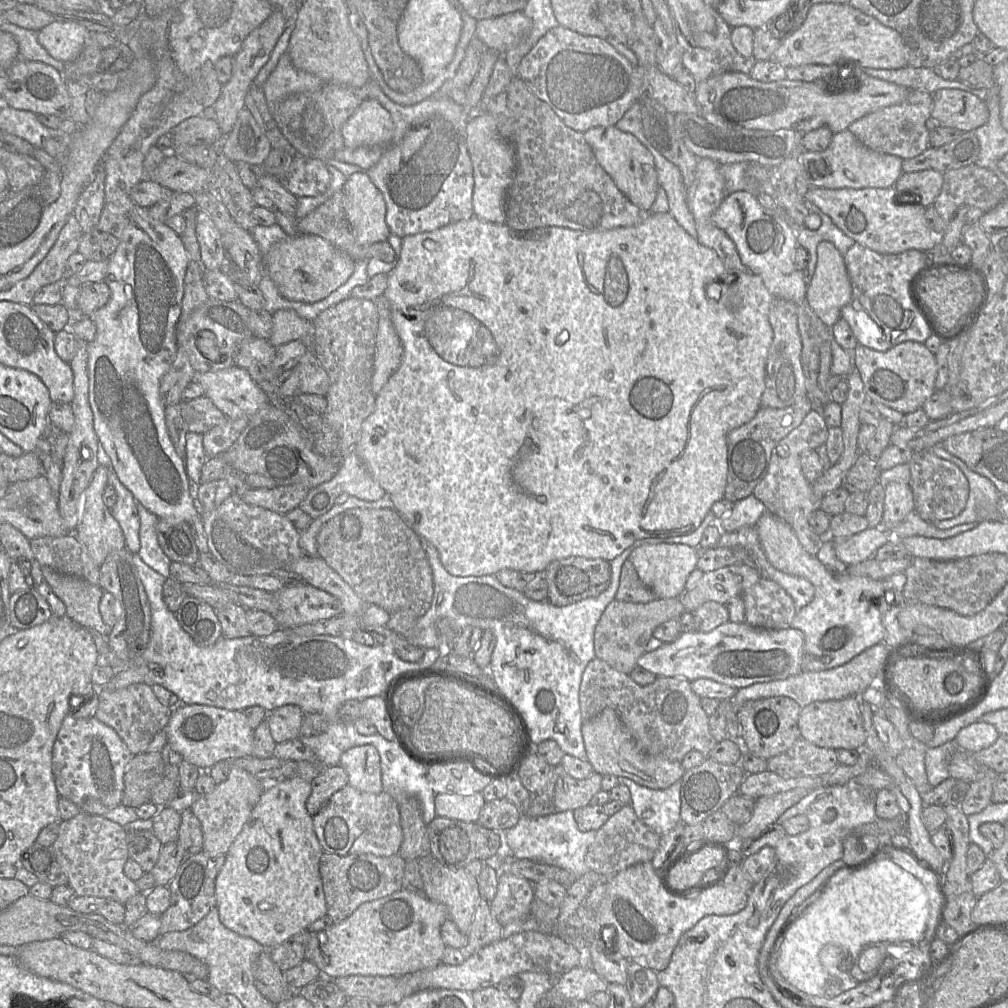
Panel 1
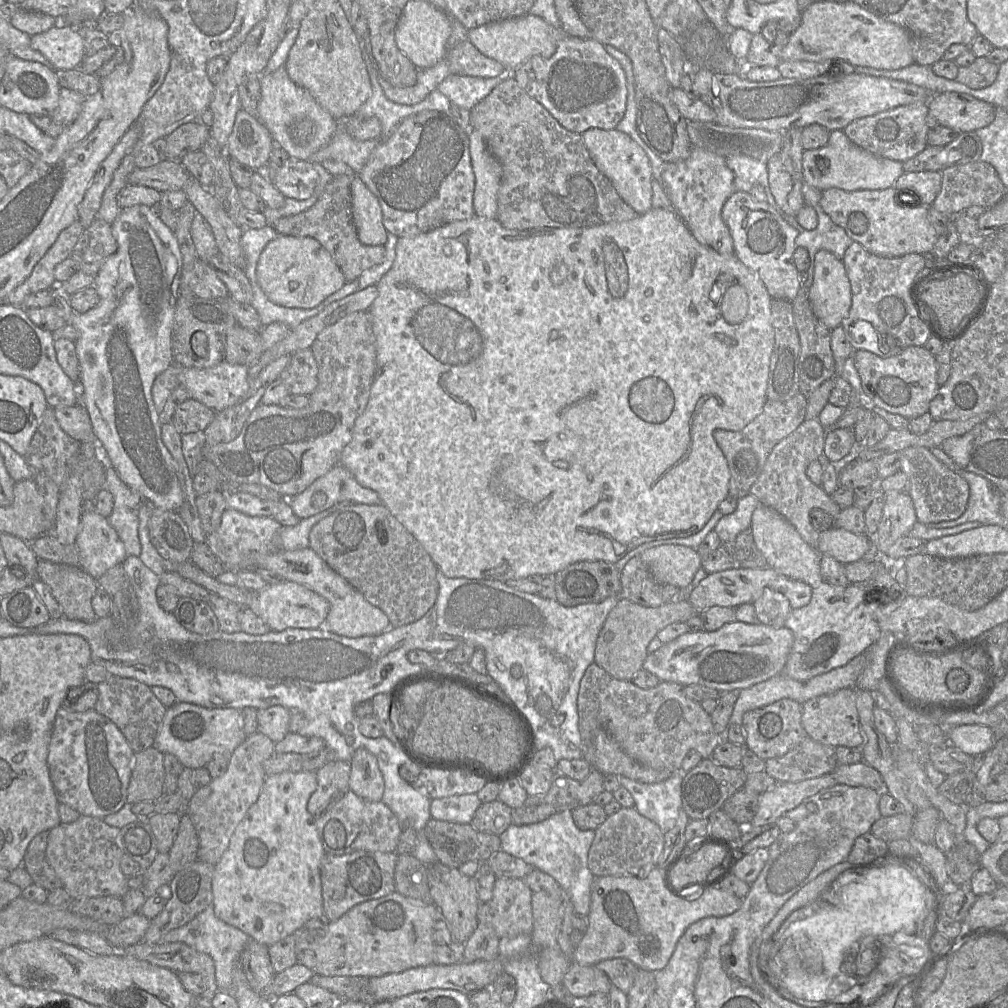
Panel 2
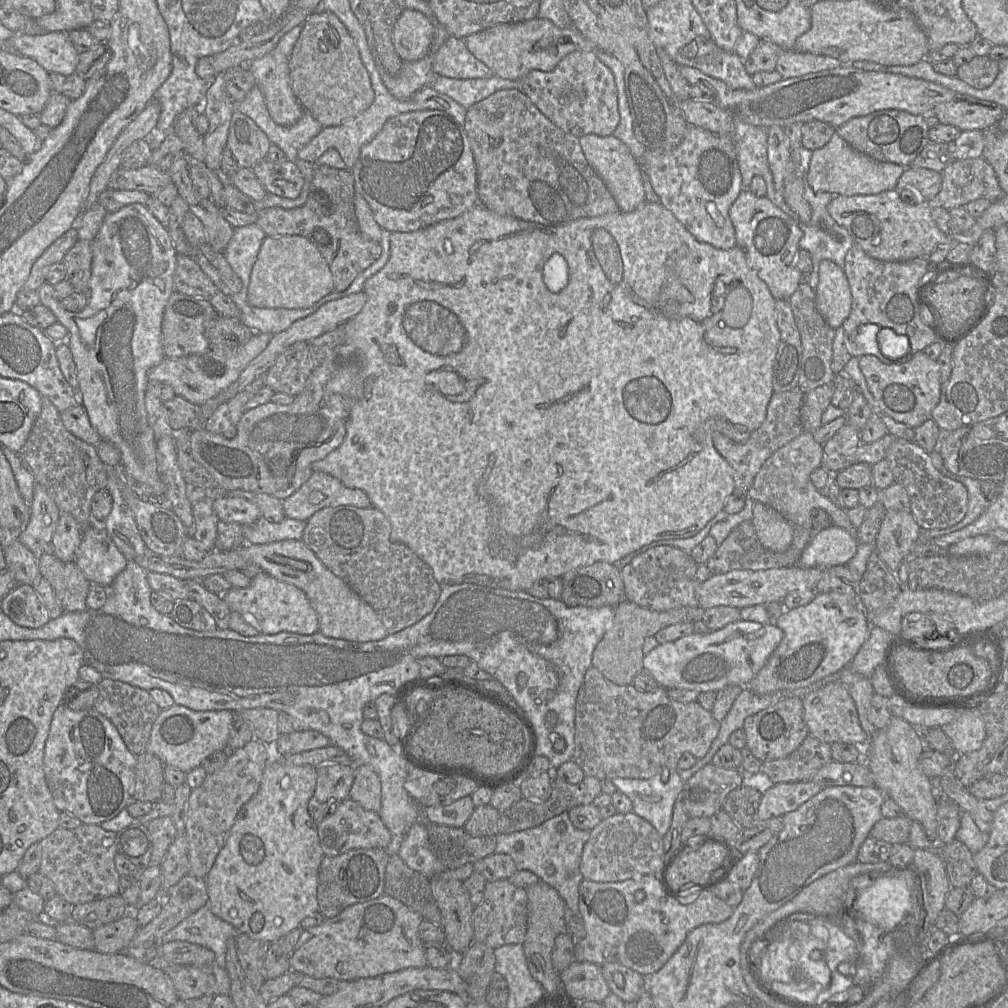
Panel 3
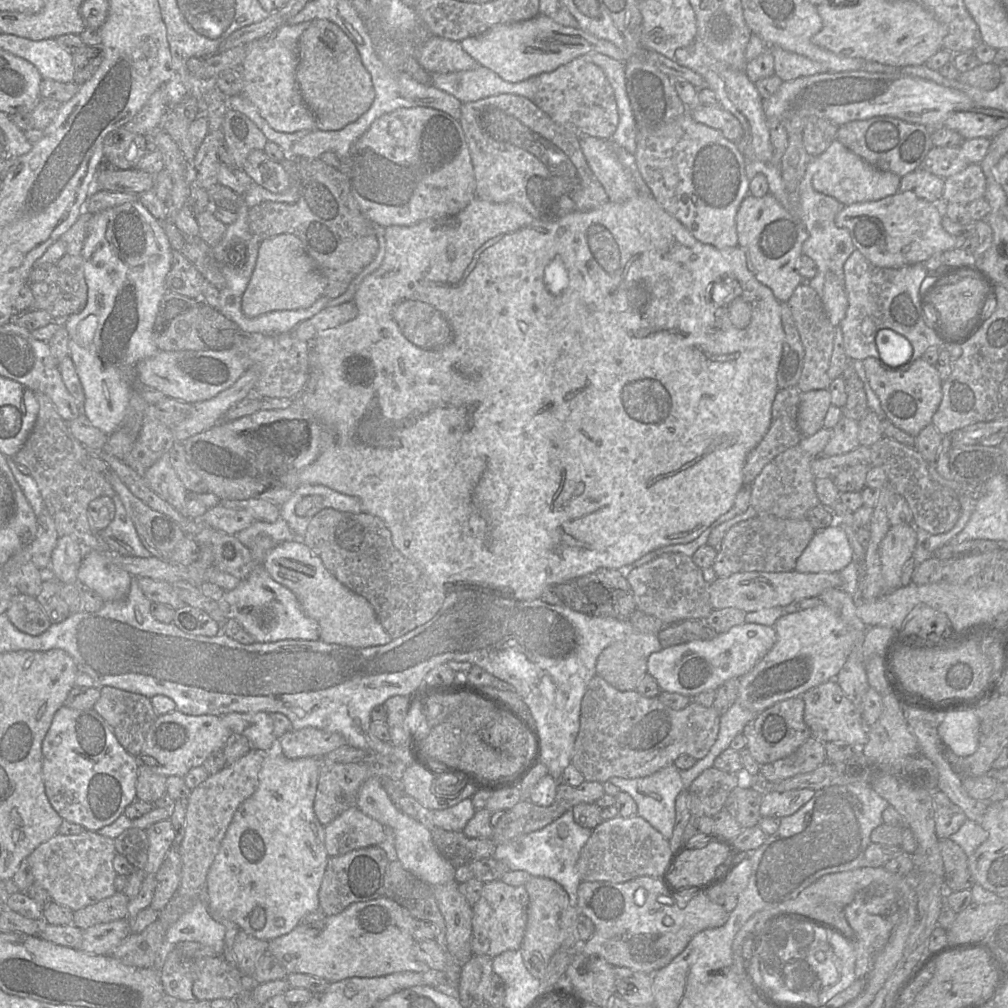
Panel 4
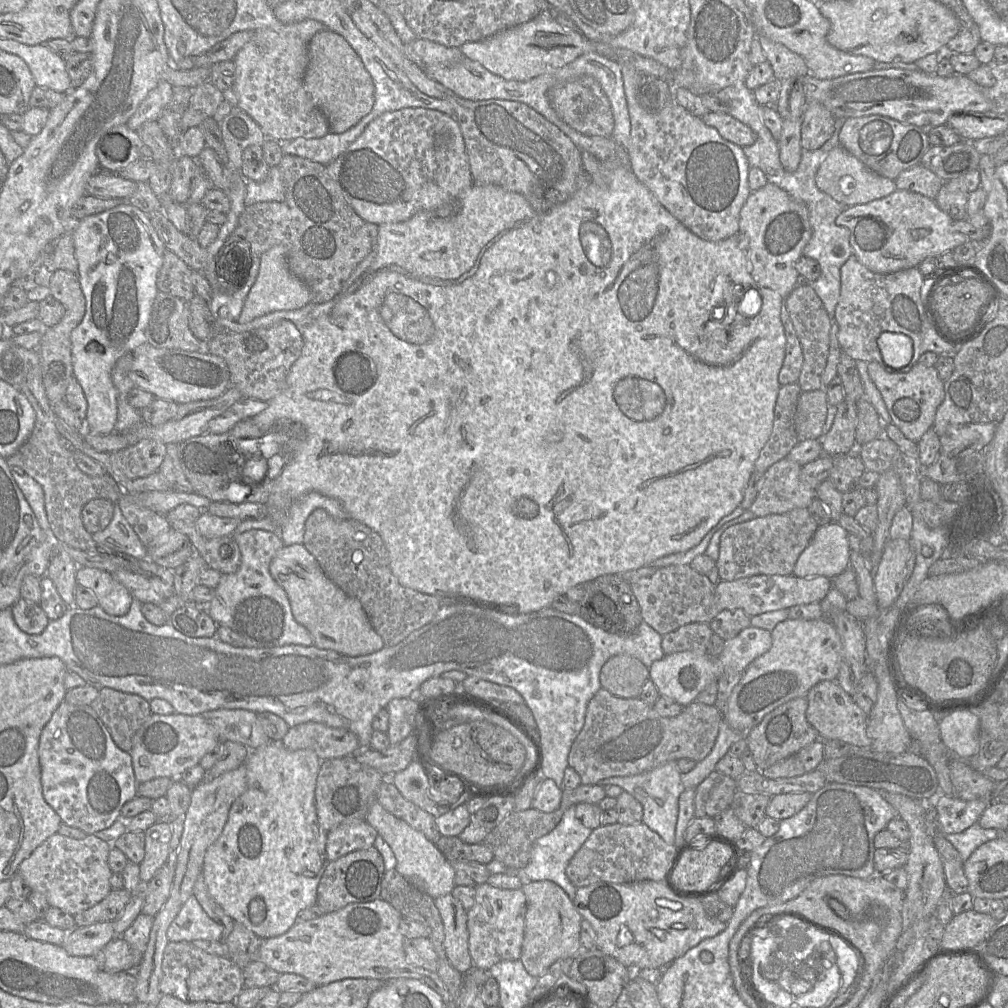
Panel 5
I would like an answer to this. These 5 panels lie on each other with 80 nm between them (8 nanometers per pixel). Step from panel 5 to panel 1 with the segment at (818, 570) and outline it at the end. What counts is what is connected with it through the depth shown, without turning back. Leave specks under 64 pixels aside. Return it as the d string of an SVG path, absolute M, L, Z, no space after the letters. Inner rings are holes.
M881 527L867 528L845 540L834 540L837 557L848 567L874 556L878 548L891 541L891 534Z

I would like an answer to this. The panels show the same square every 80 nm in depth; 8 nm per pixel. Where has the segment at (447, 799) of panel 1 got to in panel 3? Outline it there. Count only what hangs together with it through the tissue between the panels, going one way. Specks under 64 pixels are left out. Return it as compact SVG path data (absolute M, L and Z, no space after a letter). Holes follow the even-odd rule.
M466 796L447 806L430 806L423 809L423 819L439 825L463 828L475 806L471 796Z

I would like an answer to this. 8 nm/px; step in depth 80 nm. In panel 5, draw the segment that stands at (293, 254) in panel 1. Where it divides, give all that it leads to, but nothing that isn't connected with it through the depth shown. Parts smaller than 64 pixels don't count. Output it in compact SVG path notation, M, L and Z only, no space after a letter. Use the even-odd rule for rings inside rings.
M275 245L260 257L259 272L244 301L239 321L245 323L271 312L300 309L310 301L308 287L289 271L286 248L283 245Z

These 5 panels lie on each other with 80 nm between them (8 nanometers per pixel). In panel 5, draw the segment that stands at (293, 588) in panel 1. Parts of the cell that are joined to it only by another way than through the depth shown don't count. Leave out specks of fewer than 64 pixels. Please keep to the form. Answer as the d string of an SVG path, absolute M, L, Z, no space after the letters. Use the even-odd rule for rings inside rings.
M251 529L231 535L241 552L241 563L235 573L222 574L215 596L206 605L206 612L219 626L235 631L243 640L244 647L273 648L286 645L313 645L310 632L299 624L291 610L285 590L270 573L270 564L284 543L275 532Z

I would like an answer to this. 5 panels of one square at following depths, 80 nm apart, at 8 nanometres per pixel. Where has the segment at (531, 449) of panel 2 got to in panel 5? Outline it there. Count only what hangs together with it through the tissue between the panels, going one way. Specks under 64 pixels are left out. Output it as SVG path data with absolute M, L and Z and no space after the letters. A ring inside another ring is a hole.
M598 160L598 162L599 162L599 166L598 166L598 169L597 169L597 171L596 171L596 172L595 172L595 173L590 173L590 172L589 172L589 171L588 171L588 170L587 170L587 169L586 169L586 167L585 167L585 166L584 166L584 165L583 165L583 168L584 168L584 171L585 171L585 172L586 172L586 173L585 173L585 177L583 177L583 178L582 178L582 180L581 180L581 181L580 181L580 186L579 186L579 187L578 187L578 189L577 189L577 190L576 190L576 191L575 191L575 192L574 192L574 193L573 193L573 194L572 194L572 195L571 195L571 196L570 196L570 197L569 197L569 198L568 198L568 199L567 199L567 200L566 200L566 201L564 201L564 202L561 202L561 203L558 203L558 204L555 204L555 205L553 205L553 206L552 206L552 207L551 207L551 208L550 208L550 209L548 209L548 210L546 210L546 211L544 211L544 212L540 212L540 211L536 211L536 210L534 210L534 209L533 209L533 208L532 208L532 206L531 206L531 205L530 205L530 204L529 204L529 202L528 202L528 201L527 201L527 200L526 200L526 198L525 198L525 197L524 197L524 196L523 196L523 195L521 195L521 194L519 194L519 193L516 193L516 192L511 192L511 191L507 191L507 190L505 190L505 189L503 189L503 188L501 188L501 187L499 187L499 186L496 186L496 185L478 185L478 184L474 184L474 182L473 182L473 185L472 185L472 186L471 186L471 187L470 187L470 188L469 188L469 189L468 189L468 190L466 190L466 191L465 191L465 192L464 192L464 193L463 193L463 194L462 194L462 195L460 195L460 196L459 196L459 197L458 197L458 198L457 198L457 199L456 199L456 200L454 200L454 201L453 201L453 202L451 202L451 203L450 203L450 204L449 204L449 205L444 205L444 206L442 206L442 207L440 207L440 208L438 208L438 209L435 209L435 210L433 210L433 211L420 211L420 212L418 212L418 213L416 213L416 214L414 214L414 215L413 215L413 216L412 216L412 217L411 217L411 218L409 218L409 219L408 219L408 220L406 220L406 221L403 221L403 222L397 222L397 223L384 223L384 224L381 224L381 225L379 225L379 231L378 231L378 237L377 237L377 255L376 255L376 258L375 258L375 259L374 259L374 261L373 261L373 263L372 263L372 264L371 264L371 266L370 266L370 267L369 267L369 269L368 269L368 270L367 270L367 271L366 271L366 272L365 272L365 273L364 273L364 274L363 274L363 275L362 275L362 276L360 276L360 277L359 277L359 278L358 278L358 279L357 279L357 280L355 280L355 281L354 281L354 283L353 283L353 284L352 284L352 285L351 285L351 286L350 286L350 287L349 287L349 288L348 288L348 289L347 289L347 290L343 290L343 291L341 291L341 292L340 292L340 293L339 293L339 294L338 294L338 295L337 295L337 296L336 296L336 297L334 297L334 298L333 298L333 299L335 299L335 300L336 300L336 303L335 303L335 306L334 306L334 308L333 308L333 309L332 309L332 310L331 310L331 311L330 311L330 312L329 312L329 313L327 313L327 314L324 314L324 315L322 315L322 316L319 316L319 317L317 317L317 318L316 318L316 319L309 319L309 320L308 320L308 321L306 321L306 322L305 322L305 323L303 323L303 324L301 324L301 325L299 325L299 326L300 326L300 327L301 327L301 330L302 330L302 336L303 336L303 341L304 341L304 345L303 345L303 349L302 349L302 353L301 353L301 355L300 355L300 356L299 356L299 358L298 358L298 359L297 359L297 360L296 360L296 361L295 361L295 363L294 363L294 364L293 364L293 365L292 365L292 367L291 367L291 369L290 369L290 371L289 371L289 373L288 373L288 376L287 376L287 379L286 379L286 387L285 387L285 388L284 388L284 390L283 390L283 391L282 391L282 392L280 392L280 393L279 393L279 394L277 394L277 395L276 395L276 396L274 396L274 397L273 397L273 398L271 398L271 399L270 399L270 400L268 400L268 401L267 401L267 403L268 403L268 405L267 405L267 407L266 407L266 409L265 409L265 410L264 410L264 411L262 411L262 412L260 412L260 413L258 413L258 414L256 414L256 415L255 415L255 416L253 416L253 417L251 417L251 418L248 418L248 419L251 419L251 421L252 421L252 422L253 422L253 423L254 423L254 424L255 424L255 425L256 425L256 426L257 426L257 427L258 427L258 428L259 428L259 429L260 429L260 430L262 430L262 431L263 431L263 432L265 432L265 433L267 433L267 432L268 432L268 431L270 431L270 430L271 430L271 429L273 429L273 430L274 430L274 431L278 431L278 433L282 433L282 434L284 434L284 436L287 436L287 438L288 438L288 439L289 439L289 445L288 445L288 446L286 446L286 447L285 447L285 448L284 448L284 449L283 449L283 450L282 450L282 452L281 452L281 453L278 453L278 454L276 454L276 455L277 455L277 456L278 456L278 457L280 457L280 458L281 458L281 460L284 460L284 468L283 468L283 470L282 470L282 472L281 472L281 474L280 474L280 475L279 475L279 476L278 476L278 477L277 477L277 478L269 478L269 477L268 477L268 476L267 476L267 475L268 475L268 474L265 474L265 477L263 477L263 479L261 479L261 475L259 475L259 469L262 469L262 468L261 468L261 466L262 466L262 464L264 464L264 463L265 463L265 462L266 462L266 460L265 460L265 458L264 458L264 460L260 460L260 459L259 459L259 461L256 461L256 464L252 464L252 465L246 465L246 466L245 466L245 467L249 467L249 468L250 468L250 469L251 469L251 473L250 473L250 474L249 474L249 475L247 475L247 476L248 476L248 477L250 477L250 478L252 478L252 479L253 479L253 480L254 480L254 481L255 481L255 482L256 482L256 483L258 483L258 482L260 482L260 481L264 481L264 480L266 480L266 484L267 484L267 485L268 485L268 497L267 497L267 501L266 501L266 502L265 502L265 503L264 503L264 504L263 504L263 505L264 505L264 506L265 506L265 508L266 508L266 514L265 514L265 517L268 517L268 518L272 518L272 519L273 519L273 520L274 520L274 521L275 521L275 522L277 522L277 523L278 523L278 525L279 525L279 526L282 526L282 521L283 521L283 518L284 518L284 515L288 515L288 514L289 514L289 512L290 512L290 508L291 508L291 505L292 505L292 503L293 503L293 502L294 502L294 501L295 501L295 500L296 500L296 499L298 499L298 498L299 498L299 497L301 497L301 496L303 496L303 495L305 495L305 494L308 494L308 493L310 493L310 492L318 492L318 493L320 493L320 494L322 494L322 495L325 495L325 496L328 496L328 497L331 497L331 498L334 498L334 499L336 499L336 500L338 500L338 501L339 501L339 502L340 502L340 503L341 503L341 504L342 504L342 505L343 505L343 507L344 507L344 510L345 510L345 511L346 511L346 512L347 512L347 513L348 513L348 516L349 516L349 517L351 517L351 518L353 518L353 519L355 519L355 520L358 520L358 521L360 521L360 522L362 522L362 523L364 523L364 524L365 524L365 525L367 525L367 526L368 526L368 527L370 527L370 528L371 528L371 529L372 529L372 530L374 530L374 531L375 531L375 532L377 532L377 533L378 533L378 534L379 534L379 535L380 535L380 537L381 537L381 538L382 538L382 540L383 540L383 542L384 542L384 544L385 544L385 546L386 546L386 548L387 548L387 550L388 550L388 553L389 553L389 558L390 558L390 567L391 567L391 571L392 571L392 573L393 573L393 575L394 575L394 576L395 576L395 577L396 577L396 578L397 578L397 580L398 580L398 581L399 581L399 583L400 583L400 584L401 584L401 585L402 585L402 586L404 586L404 587L406 587L406 588L409 588L409 589L413 589L413 590L416 590L416 591L418 591L418 592L421 592L421 593L424 593L424 594L429 594L429 595L433 595L433 596L436 596L436 597L437 597L437 598L439 598L439 599L440 599L440 601L441 601L441 606L442 606L442 604L456 604L456 603L460 603L460 602L474 602L474 603L477 603L477 604L481 604L481 605L487 605L487 606L489 606L489 607L491 607L491 608L492 608L492 609L500 609L500 610L506 610L506 611L507 611L507 612L508 612L508 613L509 613L509 615L517 615L517 614L526 614L526 613L531 613L531 612L536 612L536 611L539 611L539 610L542 610L542 609L544 609L544 608L549 608L549 607L551 607L551 605L552 605L552 603L553 603L553 601L554 601L554 599L555 599L555 598L556 598L556 597L557 597L557 596L559 596L559 595L565 595L565 593L566 593L566 592L567 592L567 590L568 590L568 589L570 589L570 588L571 588L571 587L574 587L574 586L576 586L576 585L578 585L578 584L581 584L581 583L586 583L586 582L589 582L589 581L592 581L592 580L594 580L594 579L596 579L596 578L597 578L597 577L599 577L599 576L601 576L601 575L606 575L606 574L616 574L616 573L623 573L623 572L626 572L626 571L629 571L629 570L634 570L634 569L638 569L638 568L641 568L641 567L645 567L645 566L648 566L648 565L649 565L649 564L651 564L651 563L652 563L652 562L653 562L653 561L655 561L655 560L657 560L657 559L658 559L658 558L661 558L661 557L663 557L663 556L667 556L667 555L669 555L669 554L674 554L674 553L678 553L678 552L685 552L685 551L687 551L687 550L689 550L689 549L691 549L691 548L693 548L693 547L695 547L695 546L696 546L696 545L698 545L698 544L699 544L699 543L700 543L700 542L701 542L701 540L702 540L702 539L703 539L703 538L704 538L704 536L705 536L705 535L706 535L706 534L707 534L707 533L708 533L708 532L709 532L709 531L710 531L710 530L711 530L711 529L712 529L712 528L713 528L713 527L714 527L714 526L715 526L715 525L716 525L716 524L717 524L717 523L718 523L718 522L719 522L719 521L720 521L720 519L721 519L721 518L722 518L722 517L724 517L724 516L726 516L726 515L728 515L728 514L729 514L729 513L731 513L731 512L732 512L732 511L733 511L733 510L735 510L735 509L736 509L736 508L737 508L737 507L738 507L738 506L740 506L740 504L741 504L741 501L742 501L742 499L743 499L743 493L744 493L744 490L745 490L745 487L746 487L746 486L747 486L747 483L748 483L748 481L749 481L749 479L750 479L750 476L751 476L751 474L752 474L752 473L753 473L753 471L754 471L754 464L755 464L755 462L756 462L756 460L757 460L757 458L758 458L758 456L759 456L759 454L760 454L760 451L761 451L761 449L762 449L762 448L763 448L763 447L764 447L764 445L765 445L765 443L766 443L766 442L767 442L767 440L768 440L768 438L769 438L769 436L770 436L770 434L771 434L771 431L772 431L772 426L773 426L773 419L774 419L774 407L775 407L775 403L776 403L776 399L777 399L777 395L778 395L778 391L779 391L779 388L780 388L780 386L781 386L781 385L780 385L780 384L779 384L779 382L778 382L778 374L779 374L779 371L780 371L780 369L781 369L781 366L782 366L782 364L783 364L783 360L784 360L784 357L785 357L785 347L786 347L786 336L785 336L785 333L784 333L784 328L783 328L783 324L782 324L782 321L781 321L781 317L780 317L780 313L781 313L781 306L782 306L782 304L783 304L783 300L785 300L785 299L784 299L784 298L783 298L783 297L782 297L782 296L781 296L781 295L780 295L780 294L778 294L778 293L777 293L777 292L776 292L776 291L774 291L774 290L772 290L772 289L770 289L770 288L765 288L765 287L760 287L760 286L758 286L758 285L757 285L757 284L756 284L756 283L755 283L755 281L754 281L754 280L753 280L753 278L752 278L752 276L751 276L751 274L750 274L750 272L749 272L749 260L748 260L748 255L747 255L747 249L746 249L746 248L745 248L745 246L744 246L744 237L742 237L742 236L741 236L741 235L740 235L740 234L738 234L738 233L737 233L737 234L736 234L736 235L734 235L734 236L731 236L731 237L729 237L729 238L727 238L727 239L724 239L724 240L721 240L721 241L706 241L706 240L703 240L703 239L701 239L701 238L699 238L699 237L698 237L698 236L697 236L697 235L695 235L695 234L694 234L694 233L693 233L693 232L691 232L691 231L690 231L690 230L689 230L689 229L688 229L688 228L686 228L686 227L685 227L685 226L684 226L684 225L683 225L683 224L682 224L682 223L681 223L681 222L680 222L680 221L678 221L678 220L677 220L677 219L676 219L676 218L675 218L675 217L673 217L673 216L672 216L672 215L671 215L671 214L670 214L670 213L669 213L669 212L668 212L668 210L667 210L667 209L666 209L666 208L665 208L665 207L664 207L664 206L663 206L663 205L662 205L662 204L661 204L661 203L660 203L660 202L659 202L659 201L658 201L658 200L657 200L657 199L656 199L656 197L655 197L655 196L654 196L654 195L653 195L653 194L652 194L652 193L651 193L651 192L650 192L650 191L649 191L649 190L648 190L648 189L647 189L647 188L646 188L646 187L645 187L645 186L644 186L644 185L643 185L643 184L642 184L642 183L641 183L641 182L640 182L640 181L639 181L639 180L638 180L638 179L637 179L637 178L636 178L636 176L635 176L635 175L634 175L634 173L633 173L633 172L632 172L632 170L631 170L631 167L625 167L625 166L623 166L623 165L613 165L613 164L610 164L610 163L607 163L607 162L600 162L600 161L599 161L599 160ZM751 289L754 289L754 290L756 290L756 291L757 291L757 292L758 292L758 294L759 294L759 295L760 295L760 297L761 297L761 300L762 300L762 306L761 306L761 309L760 309L760 311L759 311L759 313L758 313L758 314L757 314L757 315L756 315L756 316L754 316L754 317L752 317L752 318L748 318L748 319L747 319L747 320L741 320L741 321L737 321L737 324L736 324L736 326L735 326L735 328L734 328L734 327L732 327L732 326L730 326L730 325L728 325L728 330L727 330L727 318L725 318L725 314L726 314L726 312L727 312L727 308L728 308L728 306L729 306L729 305L730 305L730 304L732 304L732 303L734 303L734 302L738 302L738 301L740 301L740 299L741 299L741 297L742 297L742 296L743 296L743 295L744 295L744 294L745 294L745 293L746 293L746 292L747 292L747 291L749 291L749 290L751 290Z

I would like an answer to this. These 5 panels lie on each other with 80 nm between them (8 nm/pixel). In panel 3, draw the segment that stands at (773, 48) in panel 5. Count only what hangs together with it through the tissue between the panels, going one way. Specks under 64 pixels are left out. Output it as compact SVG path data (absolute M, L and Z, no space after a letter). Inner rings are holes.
M783 51L779 56L775 70L783 79L803 76L823 70L830 70L843 65L838 59L814 55L799 51Z

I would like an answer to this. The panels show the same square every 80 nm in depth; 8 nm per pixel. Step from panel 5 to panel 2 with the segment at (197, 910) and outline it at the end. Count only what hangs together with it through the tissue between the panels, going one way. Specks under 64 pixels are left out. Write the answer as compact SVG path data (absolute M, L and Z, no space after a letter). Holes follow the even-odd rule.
M209 906L186 925L166 933L160 943L181 942L211 956L215 965L215 982L218 990L233 995L234 972L239 966L241 953L250 940L251 938L241 930L220 920L215 915L213 906Z

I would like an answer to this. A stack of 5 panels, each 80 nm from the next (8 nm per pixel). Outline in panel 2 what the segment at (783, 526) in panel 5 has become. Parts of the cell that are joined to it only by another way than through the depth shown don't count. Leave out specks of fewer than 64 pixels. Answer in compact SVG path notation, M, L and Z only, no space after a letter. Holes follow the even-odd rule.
M750 527L735 540L721 543L715 551L702 557L701 567L707 574L712 574L727 569L765 569L768 564L754 542Z

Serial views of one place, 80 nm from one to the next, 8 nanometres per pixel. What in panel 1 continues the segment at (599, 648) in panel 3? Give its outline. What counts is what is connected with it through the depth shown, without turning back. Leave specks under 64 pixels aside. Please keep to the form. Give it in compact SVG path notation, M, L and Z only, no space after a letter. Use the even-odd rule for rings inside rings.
M679 598L655 600L648 603L630 603L613 600L601 615L594 632L594 651L598 659L615 670L630 675L638 659L646 652L646 646L654 630L662 623L679 619L685 612Z

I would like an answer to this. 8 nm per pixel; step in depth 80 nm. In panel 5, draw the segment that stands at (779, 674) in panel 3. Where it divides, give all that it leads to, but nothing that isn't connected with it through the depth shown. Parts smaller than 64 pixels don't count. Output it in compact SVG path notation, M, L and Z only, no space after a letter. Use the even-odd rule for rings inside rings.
M824 616L815 620L787 618L774 627L771 635L771 648L748 665L728 699L725 712L722 713L722 717L732 729L744 734L776 707L793 698L806 696L820 681L835 680L839 672L841 640L835 626Z

